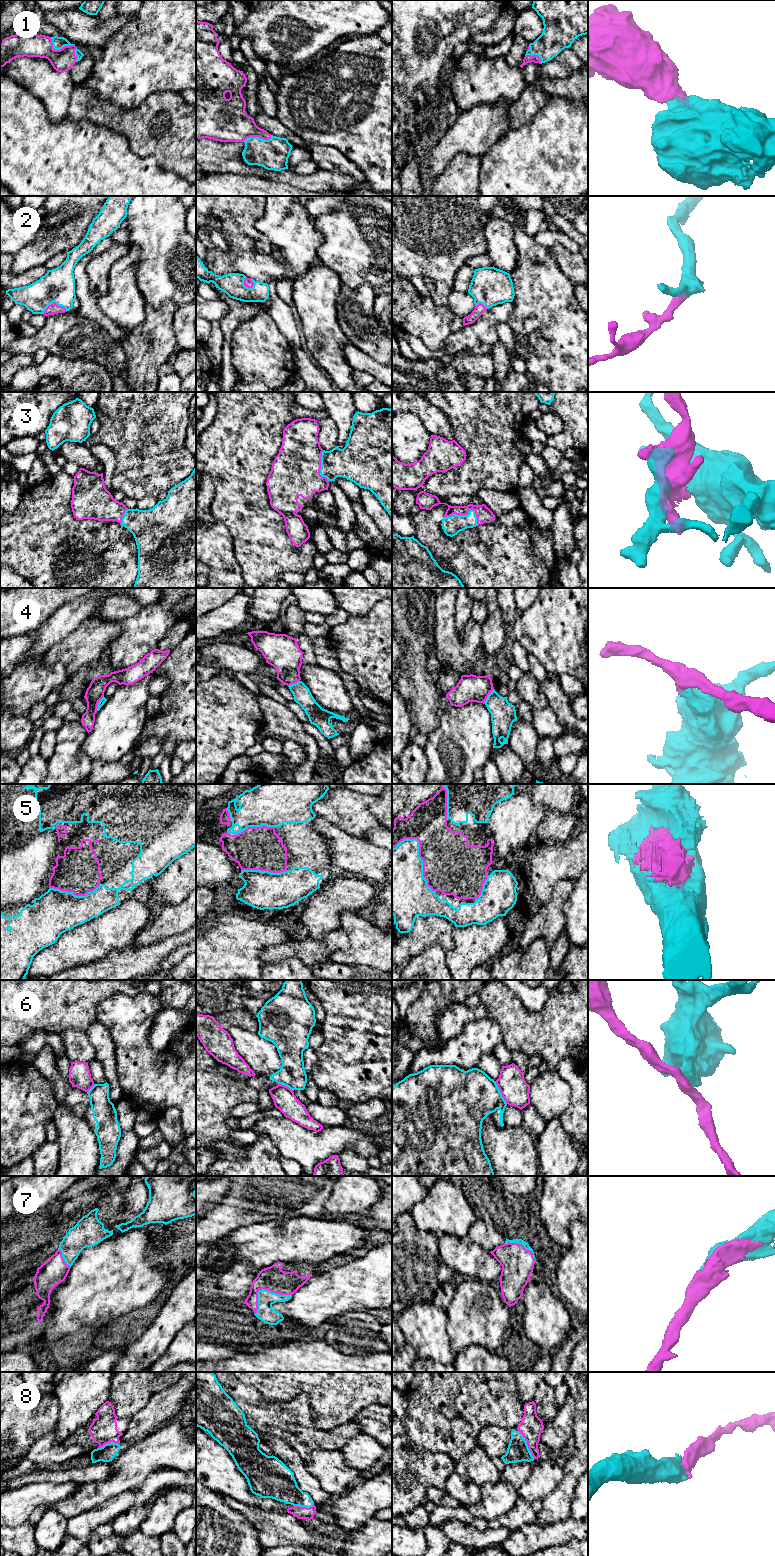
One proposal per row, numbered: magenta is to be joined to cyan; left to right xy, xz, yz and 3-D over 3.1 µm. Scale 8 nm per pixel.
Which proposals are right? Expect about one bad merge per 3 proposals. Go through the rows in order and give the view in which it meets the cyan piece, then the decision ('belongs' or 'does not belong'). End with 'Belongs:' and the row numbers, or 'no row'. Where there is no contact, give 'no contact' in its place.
1: xy | belongs
2: xy | belongs
3: yz | belongs
4: xy | does not belong
5: yz | belongs
6: yz | does not belong
7: xz | belongs
8: yz | belongs
Belongs: 1, 2, 3, 5, 7, 8

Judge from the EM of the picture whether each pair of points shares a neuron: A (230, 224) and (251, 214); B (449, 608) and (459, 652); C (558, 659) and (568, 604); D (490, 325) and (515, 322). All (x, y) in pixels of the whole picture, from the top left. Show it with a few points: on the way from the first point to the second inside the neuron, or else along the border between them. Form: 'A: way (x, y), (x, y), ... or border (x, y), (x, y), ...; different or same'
A: border (221, 216), (229, 213), (238, 229), (251, 238); different
B: way (448, 619), (448, 641); same
C: way (563, 645), (568, 633), (568, 618); same
D: border (512, 302), (512, 313), (506, 321); different

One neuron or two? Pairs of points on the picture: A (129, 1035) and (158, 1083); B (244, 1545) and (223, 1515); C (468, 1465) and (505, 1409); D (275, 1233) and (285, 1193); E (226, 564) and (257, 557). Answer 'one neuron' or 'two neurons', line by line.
A: one neuron
B: one neuron
C: two neurons
D: two neurons
E: two neurons

